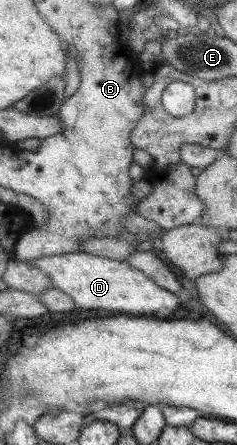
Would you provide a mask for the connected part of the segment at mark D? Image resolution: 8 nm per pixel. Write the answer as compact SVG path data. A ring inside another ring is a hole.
M84 251L62 253L54 256L42 256L36 260L24 260L28 265L40 269L50 278L50 287L66 293L74 301L75 308L94 308L126 314L154 314L160 310L178 308L178 294L168 292L138 269L126 264L126 261L112 260Z

